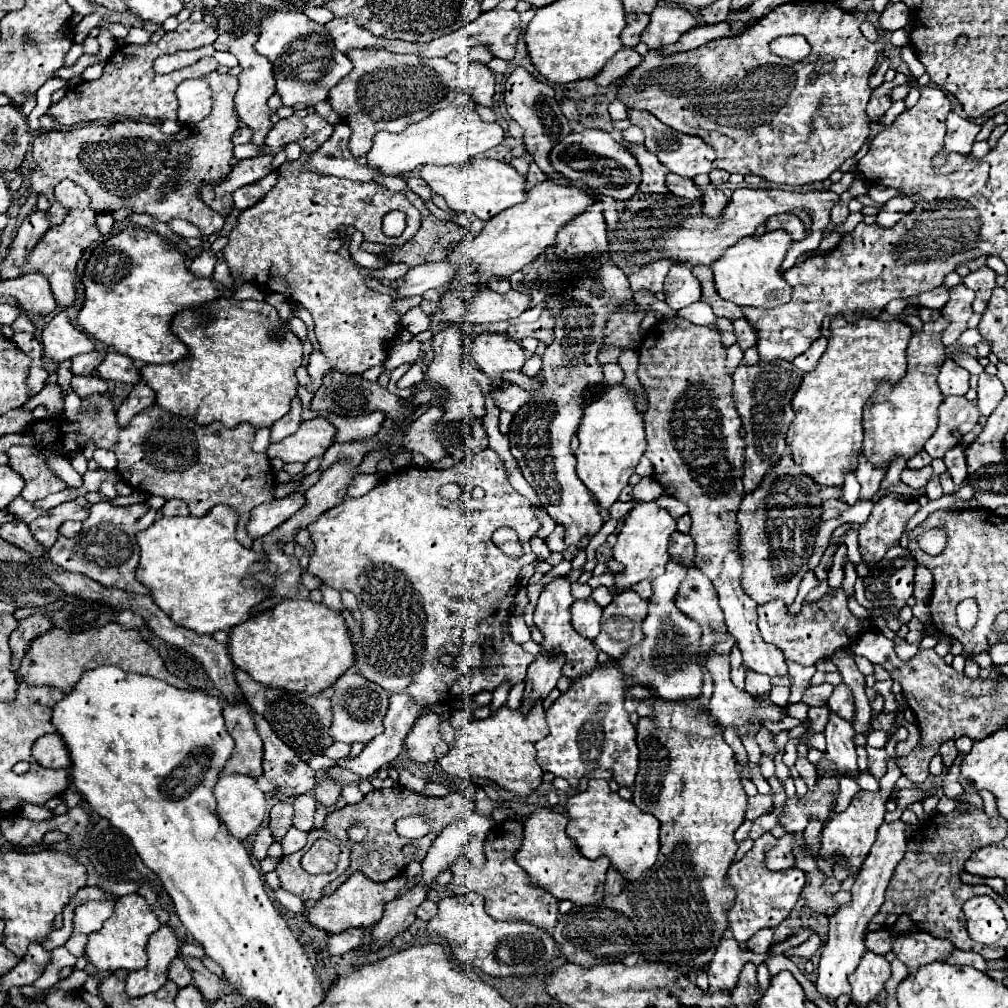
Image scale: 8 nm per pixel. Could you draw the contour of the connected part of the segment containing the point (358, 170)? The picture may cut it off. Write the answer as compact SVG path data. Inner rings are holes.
M336 123L332 137L306 161L306 169L320 175L334 175L352 181L374 181L380 175L368 165L358 165L349 149L351 129L346 123Z

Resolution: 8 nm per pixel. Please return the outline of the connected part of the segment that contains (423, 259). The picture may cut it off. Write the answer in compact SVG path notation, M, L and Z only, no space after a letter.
M404 191L406 199L410 199L422 213L422 227L420 231L406 241L402 247L390 249L382 259L386 263L406 263L408 267L430 263L430 261L444 261L446 249L466 237L466 229L456 221L440 221L436 219L424 205L418 195L412 191Z

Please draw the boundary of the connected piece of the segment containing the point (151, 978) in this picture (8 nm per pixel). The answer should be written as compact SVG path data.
M162 925L146 945L148 953L146 969L132 971L126 977L126 995L142 997L158 991L168 981L166 979L168 965L176 957L178 949L180 949L180 939L176 937L176 931L170 925Z

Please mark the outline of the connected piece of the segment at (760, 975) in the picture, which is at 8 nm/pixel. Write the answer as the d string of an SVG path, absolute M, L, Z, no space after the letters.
M766 962L760 964L757 967L757 980L758 980L758 989L764 992L770 984L771 975L769 973Z

